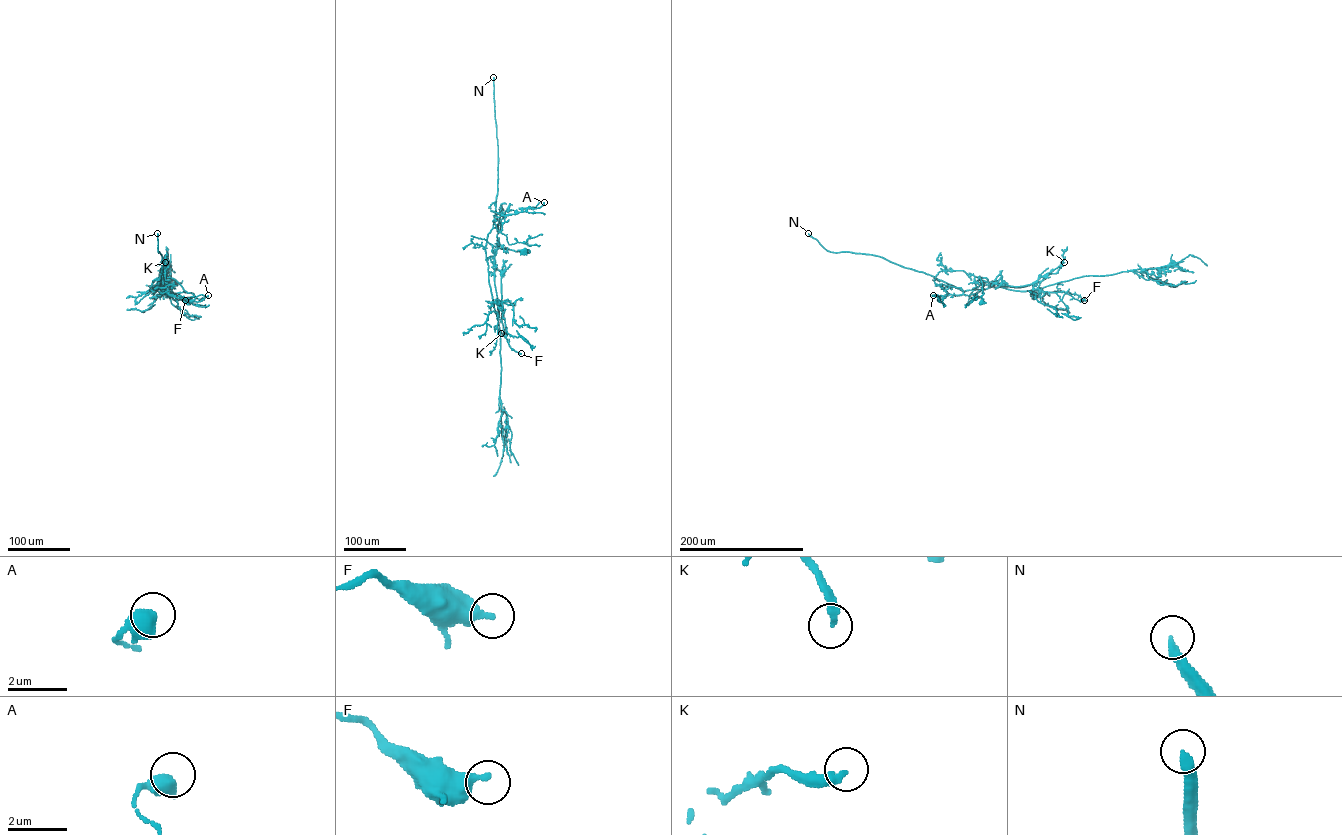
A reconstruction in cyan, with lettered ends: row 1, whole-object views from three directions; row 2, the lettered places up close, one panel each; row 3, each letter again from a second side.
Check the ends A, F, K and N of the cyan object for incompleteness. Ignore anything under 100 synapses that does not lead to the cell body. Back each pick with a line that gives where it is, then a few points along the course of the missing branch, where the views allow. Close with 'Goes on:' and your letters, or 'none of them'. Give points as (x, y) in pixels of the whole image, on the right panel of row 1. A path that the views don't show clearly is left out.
N: place (808, 233); course (808, 233), (793, 221), (743, 205), (730, 195), (727, 197), (729, 206), (726, 210), (712, 214), (705, 206)
Goes on: N

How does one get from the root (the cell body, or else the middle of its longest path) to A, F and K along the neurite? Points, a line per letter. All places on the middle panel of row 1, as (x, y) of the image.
A: (524, 250), (529, 252), (498, 248), (486, 260), (487, 234), (494, 228), (500, 231), (506, 216), (544, 202)
F: (524, 250), (529, 252), (498, 248), (487, 260), (492, 301), (503, 313), (510, 347), (521, 353)
K: (524, 250), (529, 252), (498, 248), (494, 257), (498, 321), (501, 333)

